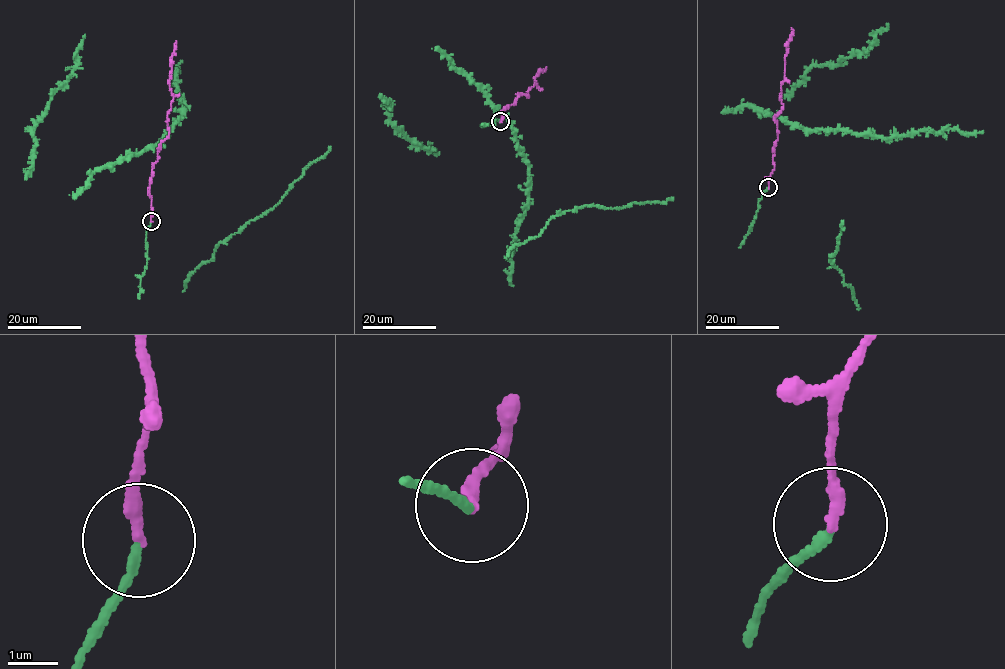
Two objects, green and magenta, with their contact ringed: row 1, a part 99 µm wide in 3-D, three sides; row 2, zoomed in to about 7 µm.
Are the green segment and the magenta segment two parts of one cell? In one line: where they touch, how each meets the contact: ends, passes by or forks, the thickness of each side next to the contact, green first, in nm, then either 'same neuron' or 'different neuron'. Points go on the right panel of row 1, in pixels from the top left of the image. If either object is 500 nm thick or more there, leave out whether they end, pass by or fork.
at (768, 187); green ends there; magenta ends there; 160 nm thick on the green side, 240 nm on the other; same neuron

